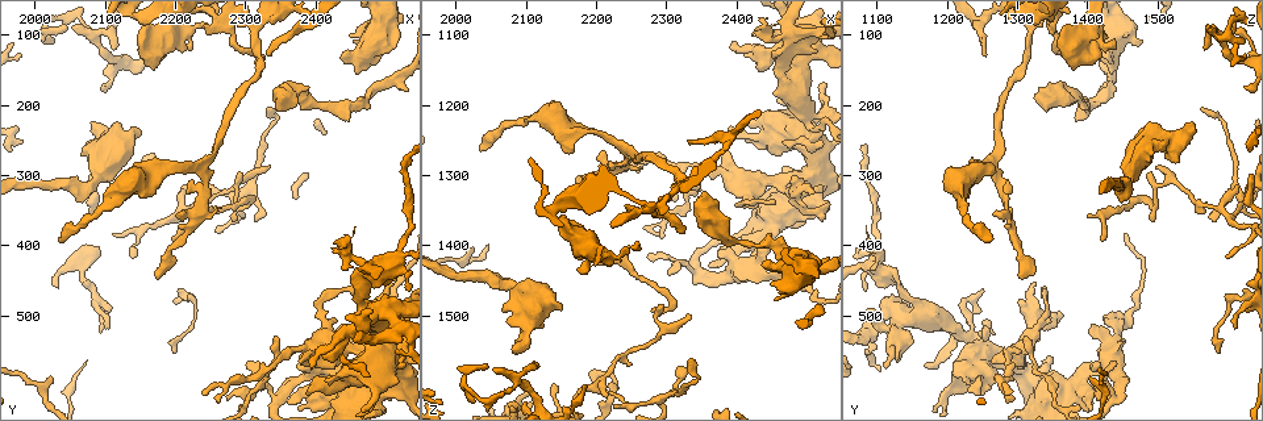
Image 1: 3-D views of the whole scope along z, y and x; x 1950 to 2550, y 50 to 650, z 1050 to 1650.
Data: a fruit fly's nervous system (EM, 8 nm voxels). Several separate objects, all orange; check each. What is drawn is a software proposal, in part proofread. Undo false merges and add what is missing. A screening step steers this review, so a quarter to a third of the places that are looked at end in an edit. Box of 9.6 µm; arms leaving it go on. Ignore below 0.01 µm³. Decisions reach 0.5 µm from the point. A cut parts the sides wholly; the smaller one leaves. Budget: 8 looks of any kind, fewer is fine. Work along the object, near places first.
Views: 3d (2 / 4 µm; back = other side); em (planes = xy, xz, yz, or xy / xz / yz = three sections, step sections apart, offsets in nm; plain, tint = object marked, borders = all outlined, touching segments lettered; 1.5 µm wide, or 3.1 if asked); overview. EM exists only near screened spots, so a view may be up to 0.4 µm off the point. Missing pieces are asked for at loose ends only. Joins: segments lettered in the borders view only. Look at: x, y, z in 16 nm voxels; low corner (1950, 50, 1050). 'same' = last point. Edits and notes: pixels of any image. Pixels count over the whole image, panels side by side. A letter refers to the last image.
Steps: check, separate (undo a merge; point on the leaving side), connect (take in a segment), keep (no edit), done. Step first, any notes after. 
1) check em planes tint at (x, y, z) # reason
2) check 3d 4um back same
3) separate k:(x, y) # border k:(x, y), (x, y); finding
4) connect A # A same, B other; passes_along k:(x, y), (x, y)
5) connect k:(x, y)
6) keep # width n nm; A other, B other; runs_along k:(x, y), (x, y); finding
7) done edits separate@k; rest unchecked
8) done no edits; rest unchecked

check em xz step 4 borders at (2455, 95, 1460) # free end

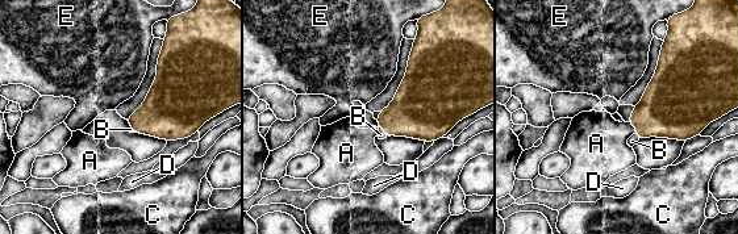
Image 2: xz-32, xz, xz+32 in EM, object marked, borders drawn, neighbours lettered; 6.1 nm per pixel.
check em planes borders same

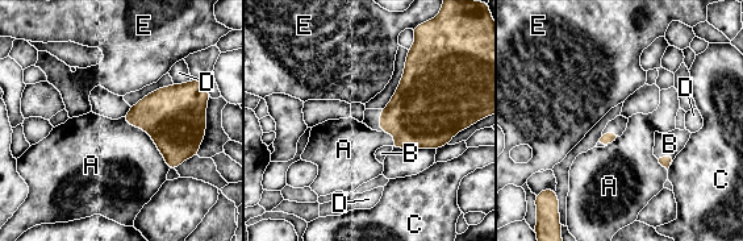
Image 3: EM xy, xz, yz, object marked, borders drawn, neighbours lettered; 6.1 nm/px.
connect B # A other, B same, C other, D other, E other; passes_along 3:(666, 161), (666, 157), (670, 144); the neuron continues

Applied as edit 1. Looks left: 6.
check 3d 2um at (2240, 330, 1275) # branch point

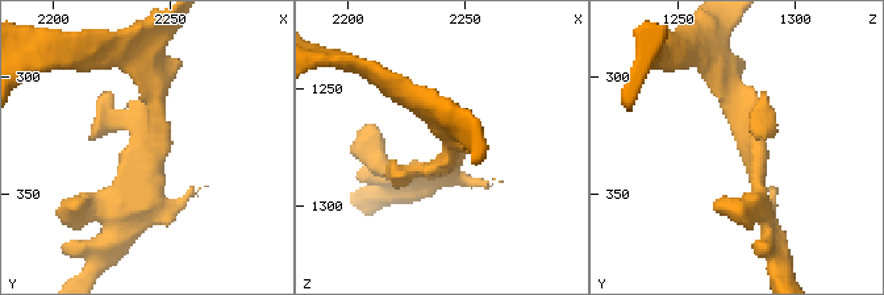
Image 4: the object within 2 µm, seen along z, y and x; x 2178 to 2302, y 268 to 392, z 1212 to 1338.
check em xz step 4 tint at (2242, 327, 1279) # shape alone is not enough

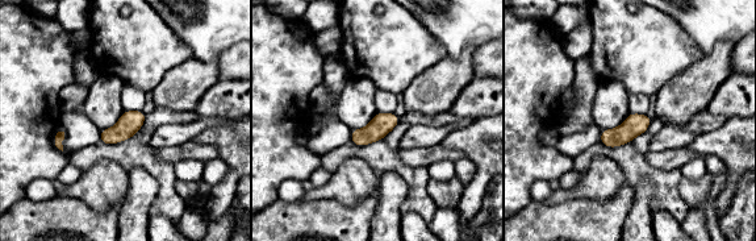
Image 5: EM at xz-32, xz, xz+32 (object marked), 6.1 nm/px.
check em planes borders same

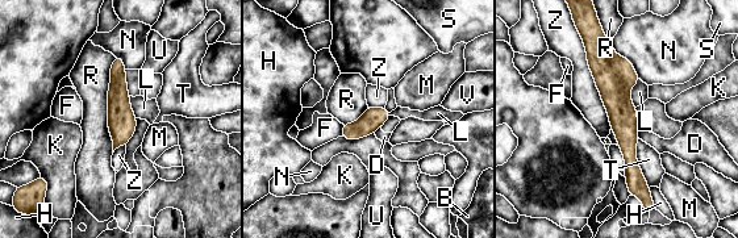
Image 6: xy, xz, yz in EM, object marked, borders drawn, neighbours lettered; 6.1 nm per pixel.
keep # B other, D other, F other, H other, K other, L other, M other, N other, R other, S other, T other, U other, V other, Z other; runs_along 6:(601, 42), (641, 195); all the same neuron

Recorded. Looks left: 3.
check em xz step 4 tint at (2105, 335, 1215) # thin neck

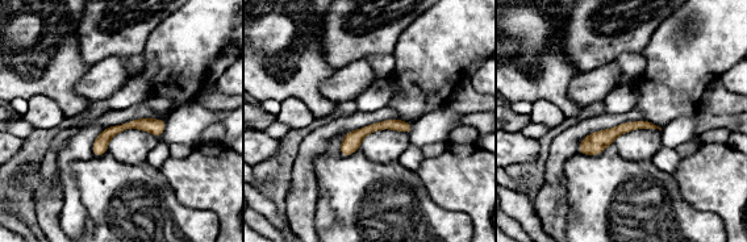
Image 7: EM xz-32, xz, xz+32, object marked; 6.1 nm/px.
check em planes borders same

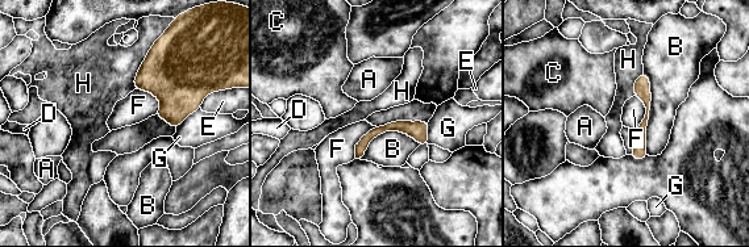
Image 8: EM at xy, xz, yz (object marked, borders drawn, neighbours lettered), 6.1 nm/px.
keep # A other, B other, C other, D other, E other, F other, G other, H other; border 8:(136, 88), (159, 101), (154, 114); one neuron here

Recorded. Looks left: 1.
done edits connect@3; rest unchecked

